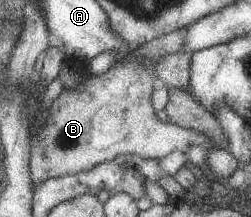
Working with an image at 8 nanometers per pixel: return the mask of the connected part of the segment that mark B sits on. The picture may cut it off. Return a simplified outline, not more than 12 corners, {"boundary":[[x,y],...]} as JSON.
{"boundary":[[187,26],[61,91],[30,139],[35,191],[119,155],[158,160],[197,131],[151,106]]}

